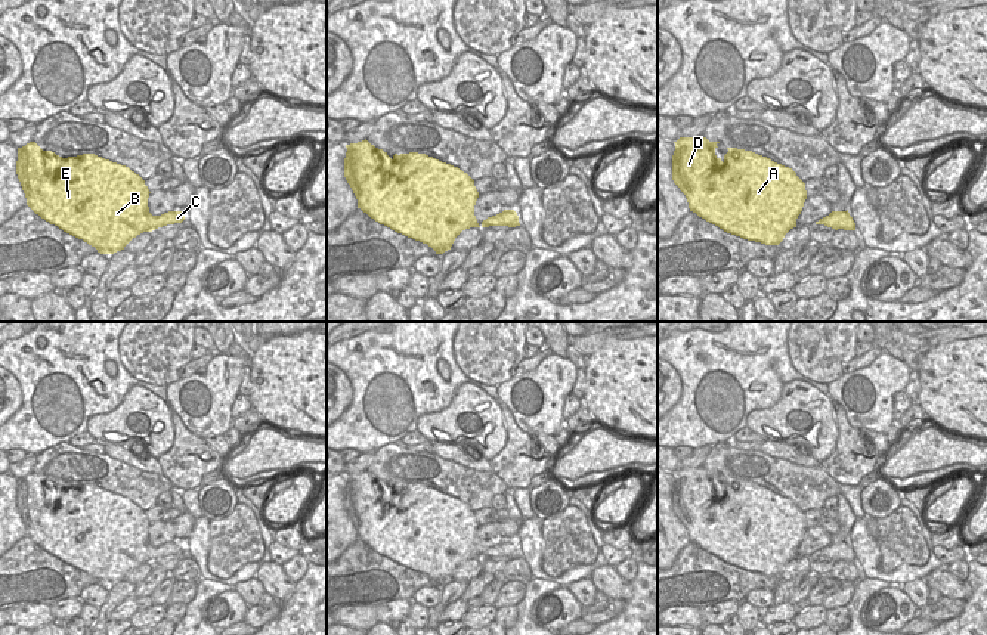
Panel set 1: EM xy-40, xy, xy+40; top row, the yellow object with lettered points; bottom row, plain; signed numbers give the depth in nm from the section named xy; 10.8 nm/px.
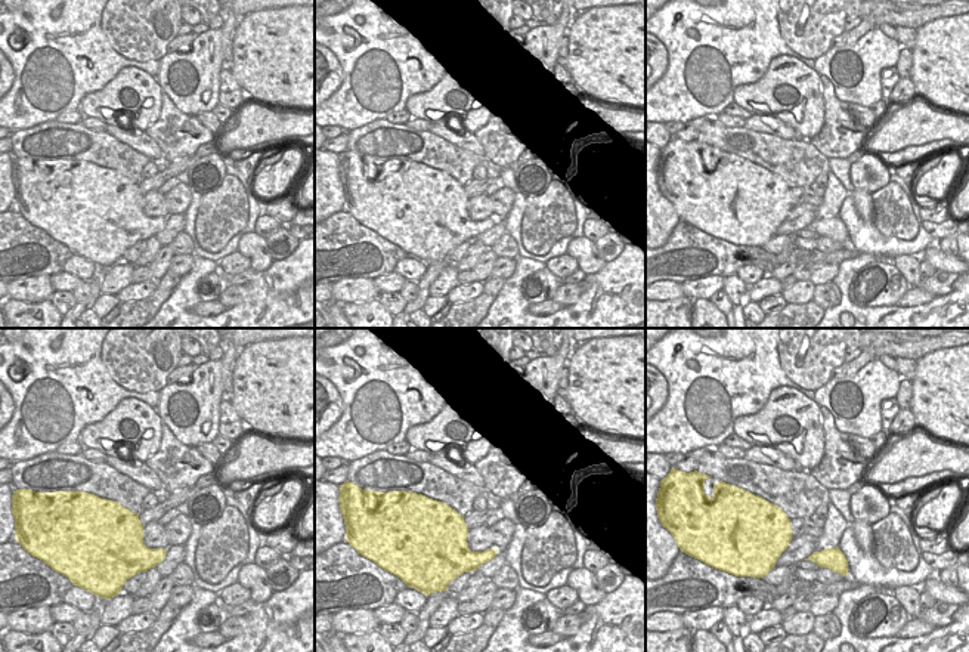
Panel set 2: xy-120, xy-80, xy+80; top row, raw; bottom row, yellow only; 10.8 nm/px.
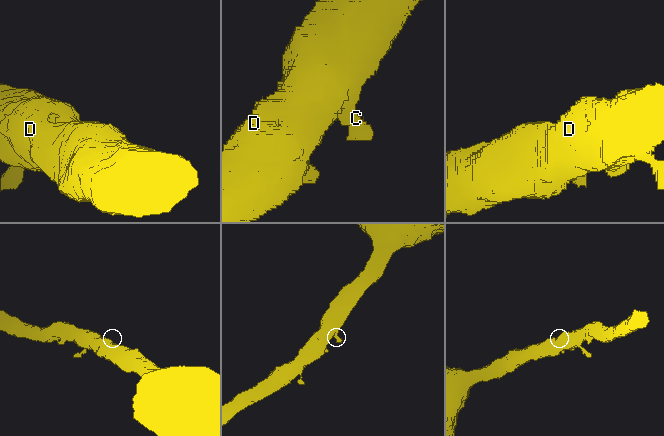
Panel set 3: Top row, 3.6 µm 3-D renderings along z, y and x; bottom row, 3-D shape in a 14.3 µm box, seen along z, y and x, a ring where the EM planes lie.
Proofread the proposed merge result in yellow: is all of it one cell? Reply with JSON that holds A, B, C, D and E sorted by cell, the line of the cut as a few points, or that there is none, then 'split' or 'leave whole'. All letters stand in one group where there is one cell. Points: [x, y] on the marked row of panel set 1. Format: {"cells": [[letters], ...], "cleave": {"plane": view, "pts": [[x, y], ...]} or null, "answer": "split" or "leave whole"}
{"cells": [["A", "B", "C", "D", "E"]], "cleave": null, "answer": "leave whole"}

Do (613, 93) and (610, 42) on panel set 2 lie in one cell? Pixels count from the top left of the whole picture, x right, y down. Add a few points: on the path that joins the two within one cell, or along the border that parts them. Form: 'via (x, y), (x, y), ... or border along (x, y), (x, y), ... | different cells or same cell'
via (613, 80), (613, 55) | same cell

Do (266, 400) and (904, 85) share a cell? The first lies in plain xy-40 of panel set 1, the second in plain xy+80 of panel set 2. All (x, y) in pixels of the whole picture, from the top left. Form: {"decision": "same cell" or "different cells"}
{"decision": "different cells"}

